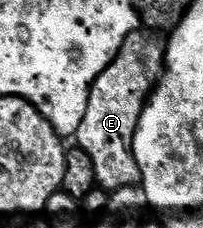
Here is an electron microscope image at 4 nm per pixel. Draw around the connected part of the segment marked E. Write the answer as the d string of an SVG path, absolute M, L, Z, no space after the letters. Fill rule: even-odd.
M138 29L123 41L117 57L95 81L75 142L94 162L98 188L112 193L124 187L136 187L141 182L139 165L133 156L133 142L145 104L165 73L166 48L166 40L160 34Z

